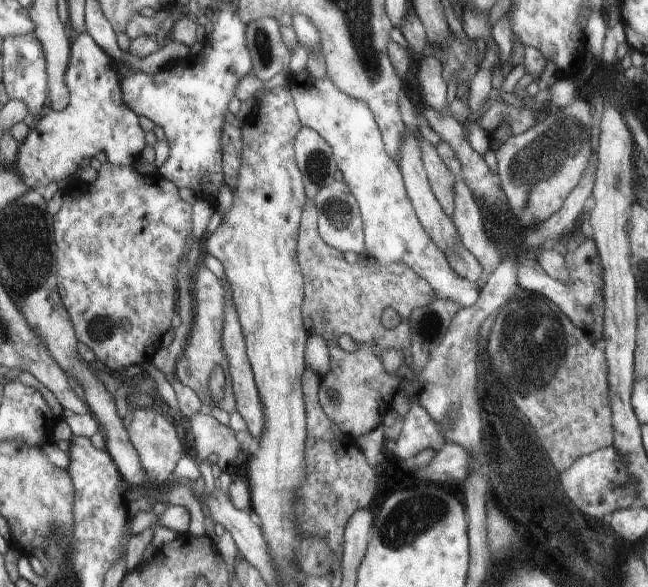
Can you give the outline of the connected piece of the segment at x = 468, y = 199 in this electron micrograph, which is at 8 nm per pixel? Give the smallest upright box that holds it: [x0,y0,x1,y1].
[451,178,501,274]

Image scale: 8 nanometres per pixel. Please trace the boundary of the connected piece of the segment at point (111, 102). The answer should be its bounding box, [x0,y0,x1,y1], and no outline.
[15,32,147,190]

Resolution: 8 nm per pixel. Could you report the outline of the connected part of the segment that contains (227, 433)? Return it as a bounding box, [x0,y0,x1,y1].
[191,414,239,468]

